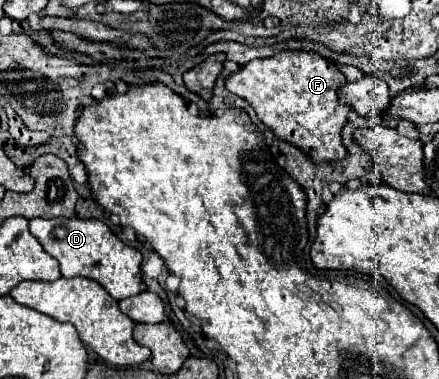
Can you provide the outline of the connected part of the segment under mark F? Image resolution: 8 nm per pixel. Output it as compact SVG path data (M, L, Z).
M282 51L270 59L254 59L226 79L226 89L250 103L258 119L272 133L298 145L314 163L342 161L348 151L342 145L340 131L348 121L350 107L342 105L338 91L346 77L334 63L308 51Z

